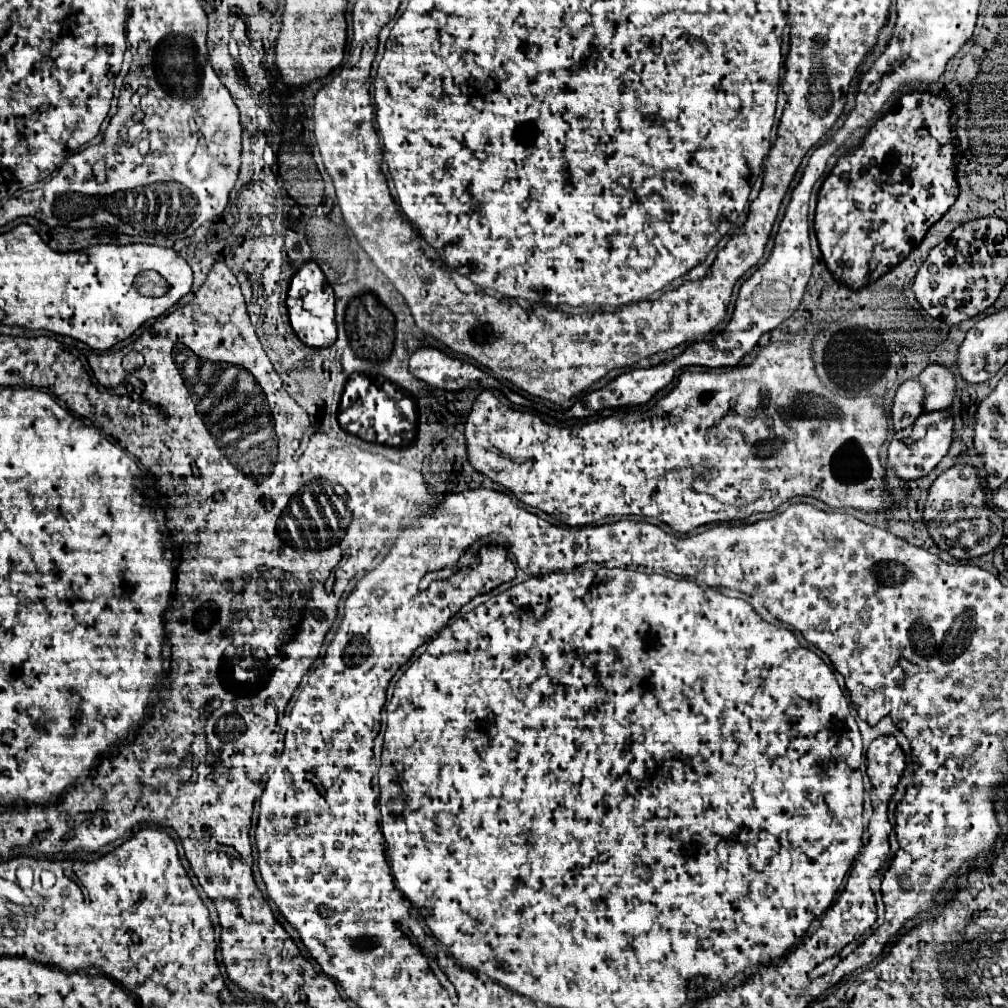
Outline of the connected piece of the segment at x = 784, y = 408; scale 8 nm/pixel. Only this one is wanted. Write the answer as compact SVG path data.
M808 324L804 326L796 336L770 342L760 350L760 354L748 364L748 366L736 366L732 370L724 372L684 372L678 378L678 384L674 390L670 390L662 400L658 400L650 410L616 410L612 416L586 422L580 426L564 427L555 424L544 424L538 415L531 412L523 412L511 408L490 392L484 390L466 420L466 448L468 448L468 462L474 466L476 472L488 476L492 482L504 486L510 490L516 498L520 498L524 504L538 508L546 514L560 516L566 526L588 526L594 524L594 520L602 520L606 516L650 516L658 518L660 522L668 524L672 530L680 534L688 534L698 526L710 524L710 522L732 522L732 520L744 520L756 512L774 512L780 504L784 504L788 498L794 496L812 496L828 504L830 508L856 508L860 512L876 514L888 510L894 502L886 490L886 468L880 464L880 446L886 440L886 410L884 404L876 396L858 396L858 398L844 398L828 390L816 370L814 370L814 360L812 360L812 342L816 334L822 328L818 324Z

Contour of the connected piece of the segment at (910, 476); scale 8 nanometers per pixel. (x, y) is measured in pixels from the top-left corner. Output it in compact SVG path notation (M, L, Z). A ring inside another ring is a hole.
M948 408L920 414L910 428L894 432L894 438L888 446L888 462L892 464L896 474L904 480L916 480L928 476L938 466L938 462L948 454L948 448L952 444L952 428L954 422Z

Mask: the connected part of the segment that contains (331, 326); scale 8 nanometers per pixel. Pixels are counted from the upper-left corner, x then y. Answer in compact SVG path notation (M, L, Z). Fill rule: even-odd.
M306 262L294 276L288 288L288 298L286 298L286 308L288 316L292 322L294 332L298 338L312 348L326 348L332 346L336 340L336 322L334 322L334 290L326 282L322 270L318 268L316 262Z

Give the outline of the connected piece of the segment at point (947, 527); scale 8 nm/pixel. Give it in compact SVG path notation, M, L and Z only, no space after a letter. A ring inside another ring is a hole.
M956 464L936 478L928 492L924 520L936 546L954 558L978 558L992 552L1002 540L1004 520L992 508L986 508L986 494L974 466Z

